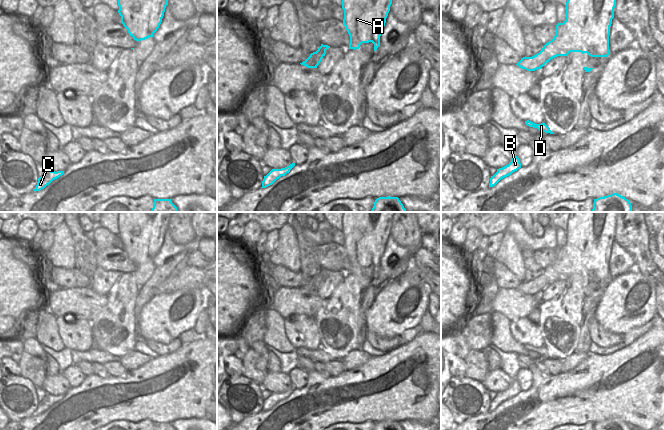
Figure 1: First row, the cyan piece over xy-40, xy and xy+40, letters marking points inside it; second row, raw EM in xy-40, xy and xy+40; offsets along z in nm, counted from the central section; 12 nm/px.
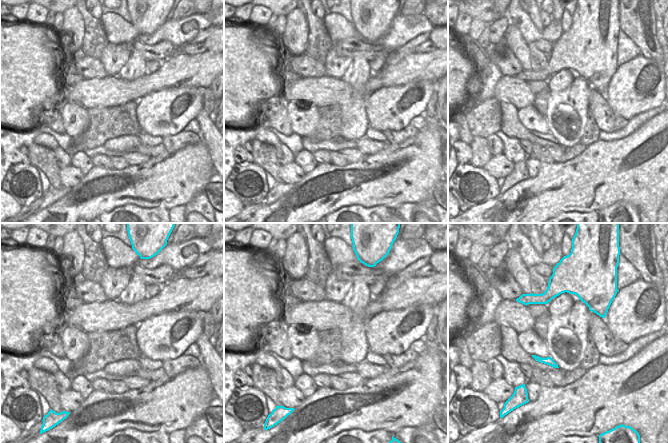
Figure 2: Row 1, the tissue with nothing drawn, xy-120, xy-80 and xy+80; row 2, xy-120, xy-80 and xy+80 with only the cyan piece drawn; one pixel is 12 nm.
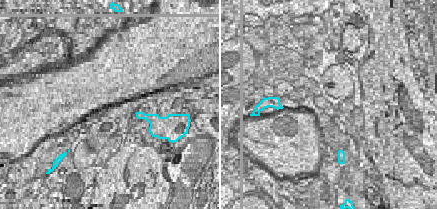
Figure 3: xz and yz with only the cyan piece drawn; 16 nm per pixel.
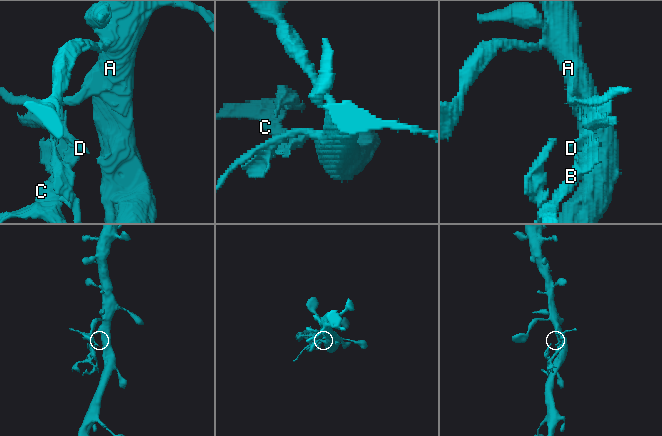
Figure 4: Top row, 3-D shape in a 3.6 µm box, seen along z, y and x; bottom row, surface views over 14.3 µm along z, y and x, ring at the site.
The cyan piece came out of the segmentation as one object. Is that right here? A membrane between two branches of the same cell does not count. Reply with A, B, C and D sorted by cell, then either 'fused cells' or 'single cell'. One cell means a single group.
A / B C D; fused cells

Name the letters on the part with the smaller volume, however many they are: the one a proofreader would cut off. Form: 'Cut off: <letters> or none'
Cut off: B, C, D

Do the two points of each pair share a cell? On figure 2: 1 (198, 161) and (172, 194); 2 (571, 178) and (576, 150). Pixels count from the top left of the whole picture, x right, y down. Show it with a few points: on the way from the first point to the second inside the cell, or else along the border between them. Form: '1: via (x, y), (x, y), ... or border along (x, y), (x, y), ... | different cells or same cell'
1: via (190, 169), (173, 186) | same cell
2: border along (587, 146), (578, 155), (559, 162) | different cells

